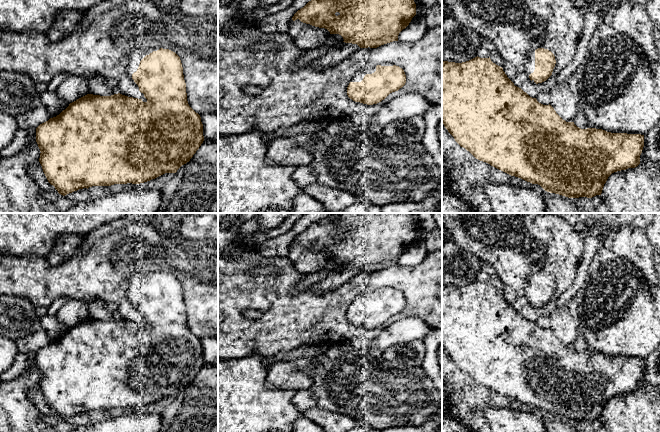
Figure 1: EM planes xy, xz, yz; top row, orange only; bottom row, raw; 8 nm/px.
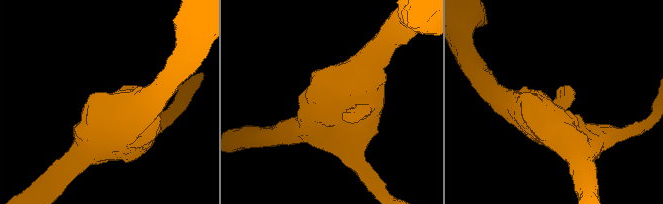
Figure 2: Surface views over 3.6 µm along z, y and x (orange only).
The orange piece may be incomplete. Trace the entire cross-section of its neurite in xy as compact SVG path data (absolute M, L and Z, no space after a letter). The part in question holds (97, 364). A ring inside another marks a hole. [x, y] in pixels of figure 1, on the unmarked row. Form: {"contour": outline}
{"contour": "M163 272L135 273L127 285L126 294L133 306L138 309L139 315L147 323L146 326L143 326L142 323L128 321L120 317L111 320L87 318L70 327L59 339L50 342L36 352L36 366L41 376L39 386L48 406L55 411L59 418L65 420L79 413L88 413L92 410L111 410L127 407L140 408L155 403L165 397L176 397L182 389L190 385L203 367L204 360L201 341L188 328L183 291L180 281L175 276Z"}

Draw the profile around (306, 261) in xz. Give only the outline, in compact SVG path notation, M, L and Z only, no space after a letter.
M297 243L291 244L287 258L299 273L309 275L324 269L330 256Z

